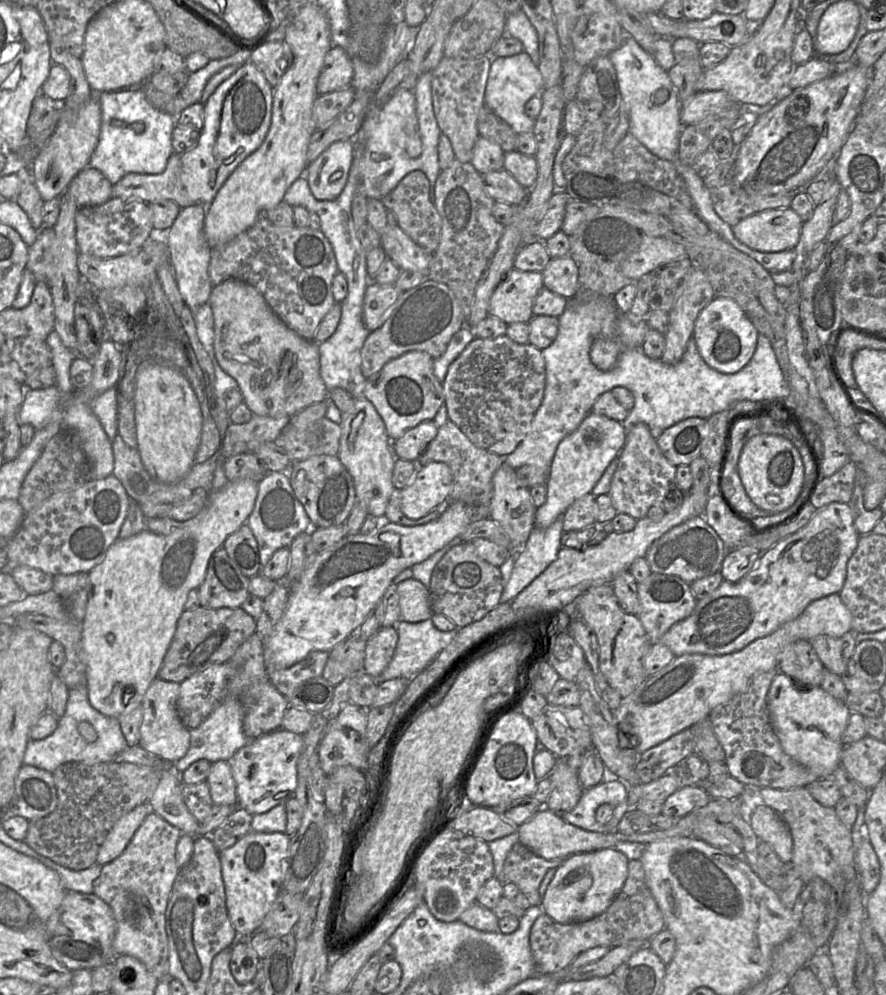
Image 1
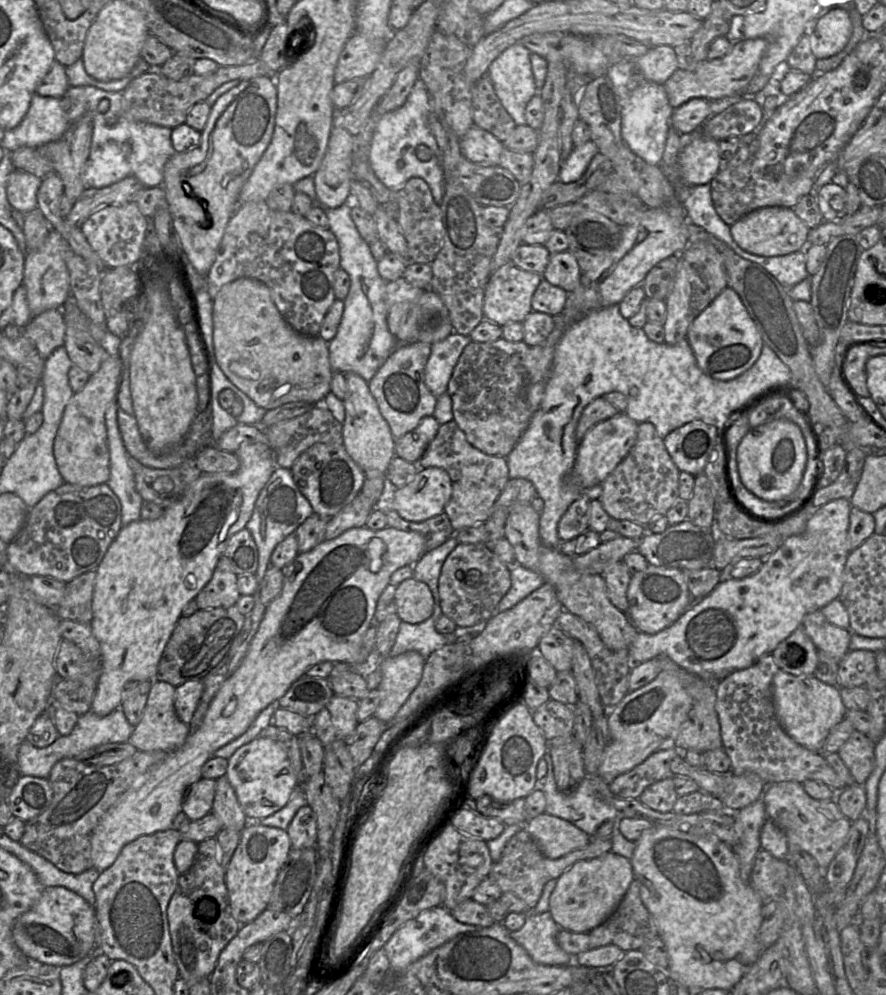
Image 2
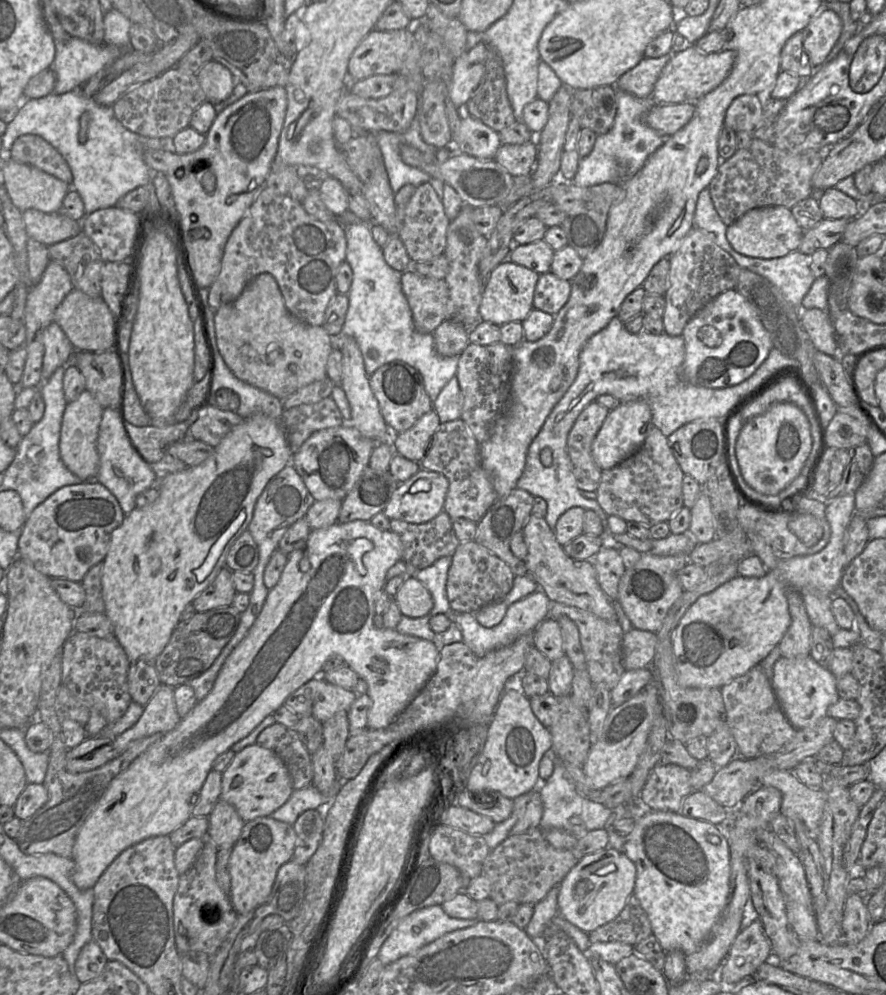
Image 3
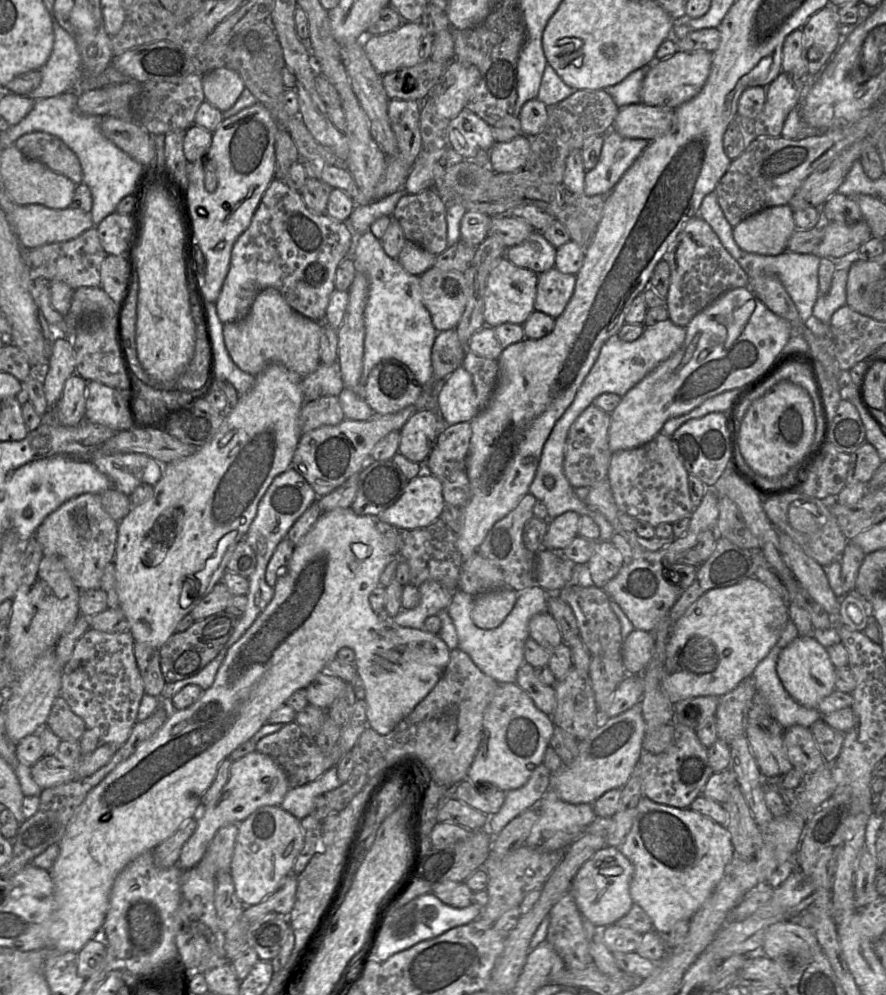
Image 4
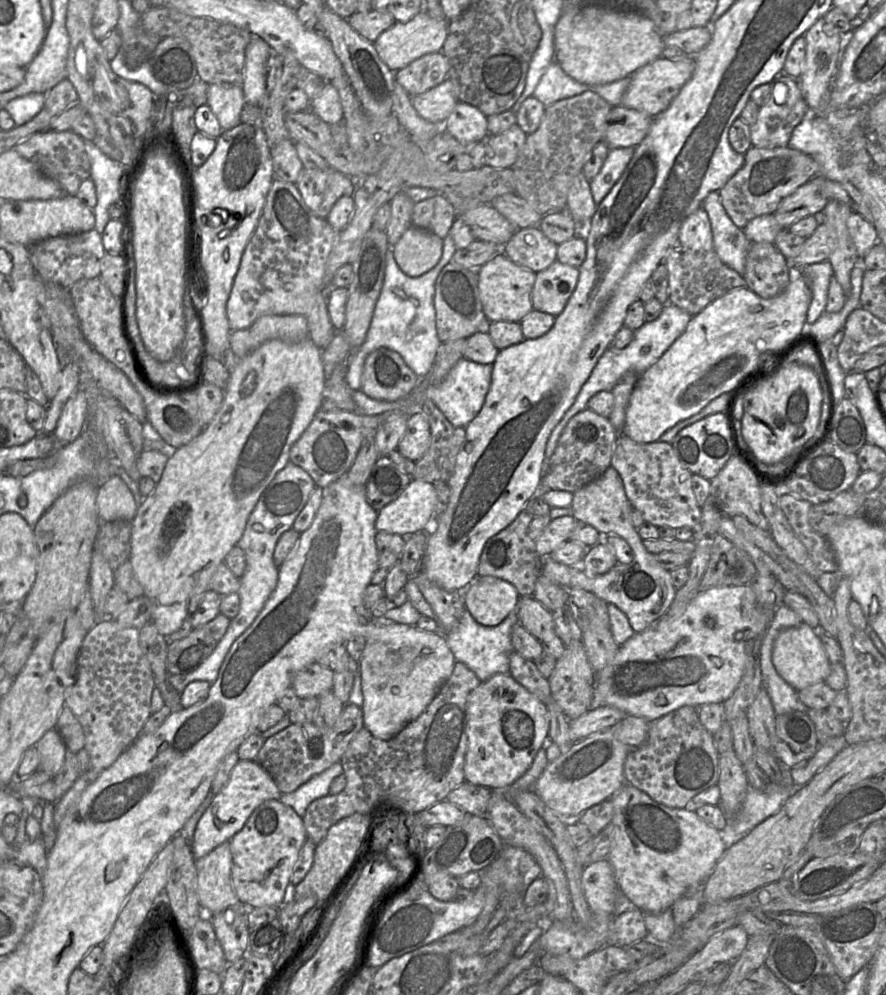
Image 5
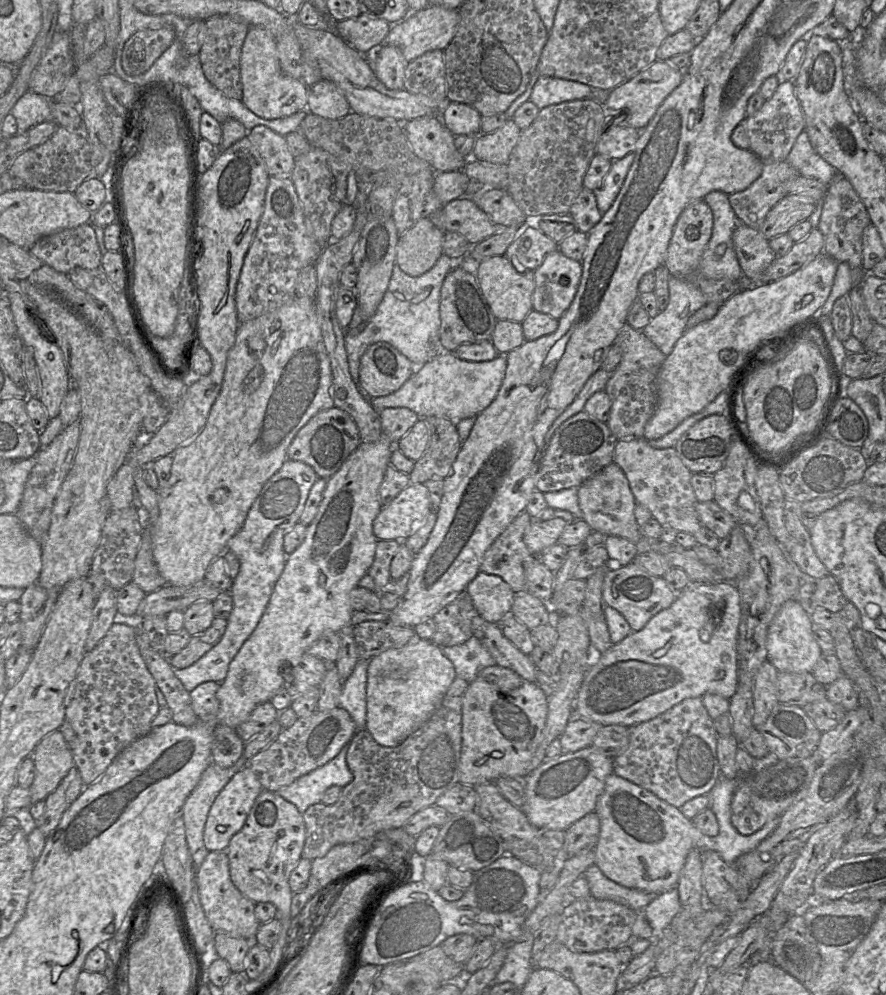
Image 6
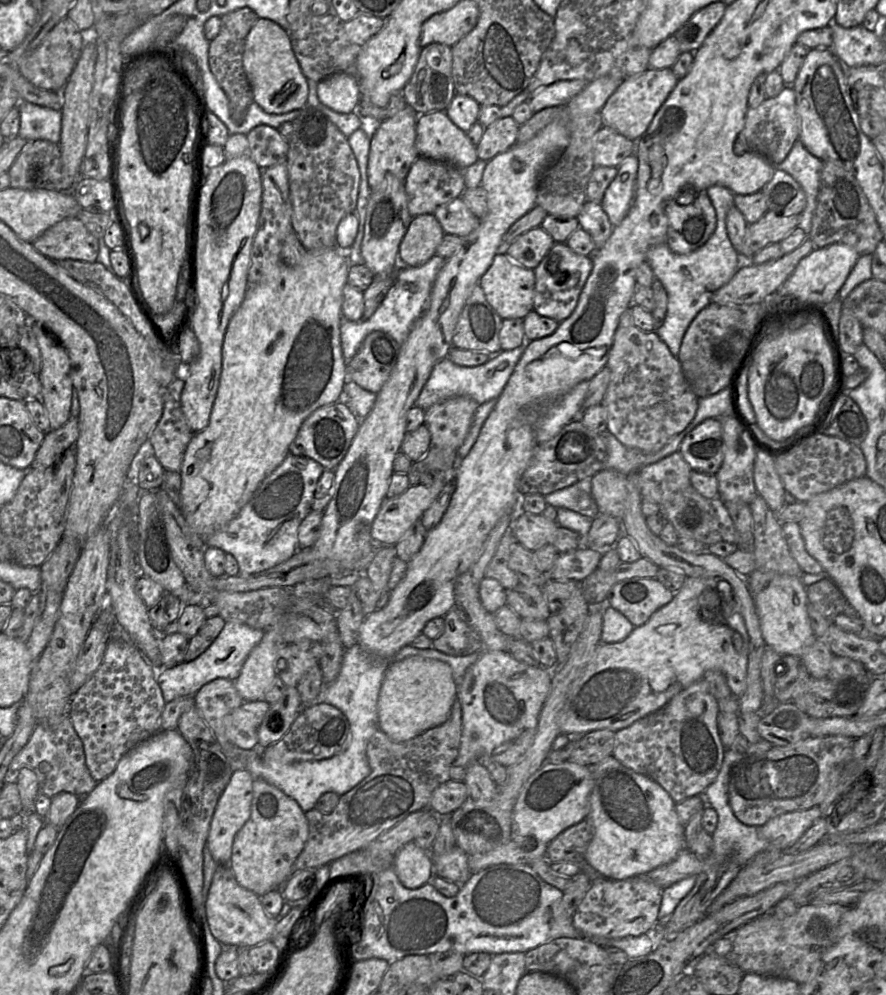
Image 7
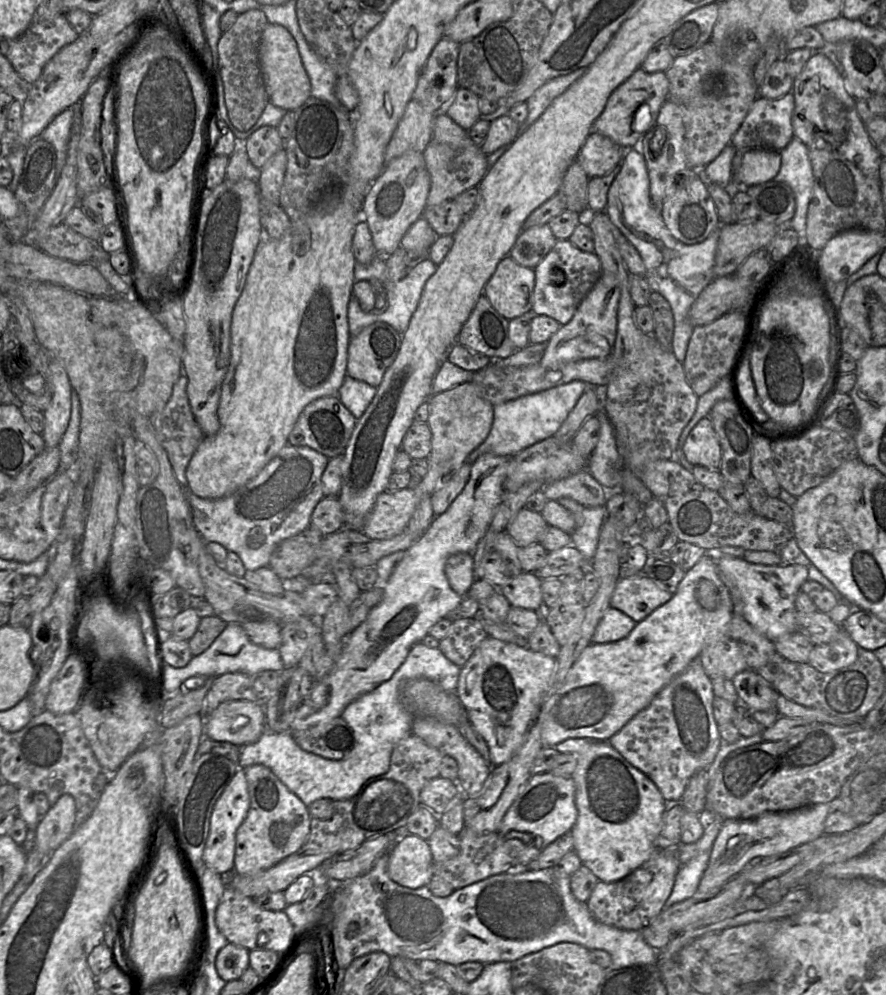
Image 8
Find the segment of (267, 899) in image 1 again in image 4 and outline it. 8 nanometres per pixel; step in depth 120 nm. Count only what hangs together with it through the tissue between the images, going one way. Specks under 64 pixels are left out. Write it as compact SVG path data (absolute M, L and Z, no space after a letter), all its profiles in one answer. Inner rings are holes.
M263 806L238 824L238 834L230 865L230 873L234 882L235 892L244 906L261 903L274 893L283 879L292 873L294 862L304 846L304 834L301 820L279 806Z

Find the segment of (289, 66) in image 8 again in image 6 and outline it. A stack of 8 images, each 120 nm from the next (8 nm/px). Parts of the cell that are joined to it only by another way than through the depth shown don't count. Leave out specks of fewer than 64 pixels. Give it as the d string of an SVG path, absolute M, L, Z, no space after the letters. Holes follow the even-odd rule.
M250 27L240 58L242 102L257 116L276 119L307 109L309 88L302 80L285 75L280 67L276 39L262 27Z

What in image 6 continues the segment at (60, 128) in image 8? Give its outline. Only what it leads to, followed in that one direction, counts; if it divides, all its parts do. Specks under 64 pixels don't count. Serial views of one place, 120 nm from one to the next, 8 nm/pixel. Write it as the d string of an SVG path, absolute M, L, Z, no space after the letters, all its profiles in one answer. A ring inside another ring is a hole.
M31 90L14 105L11 114L15 117L18 133L23 133L43 122L54 121L51 100Z

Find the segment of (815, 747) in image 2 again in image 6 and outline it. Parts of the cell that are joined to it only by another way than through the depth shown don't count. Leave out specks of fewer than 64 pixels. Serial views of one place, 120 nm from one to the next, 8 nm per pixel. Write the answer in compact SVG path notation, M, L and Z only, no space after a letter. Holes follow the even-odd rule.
M796 599L787 600L777 612L768 627L768 660L778 672L812 672L822 650L813 633L813 622L809 609Z

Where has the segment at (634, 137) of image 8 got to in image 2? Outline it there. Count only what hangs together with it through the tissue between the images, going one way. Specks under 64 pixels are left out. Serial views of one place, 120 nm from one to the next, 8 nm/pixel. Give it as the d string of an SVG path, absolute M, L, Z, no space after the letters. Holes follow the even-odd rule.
M755 38L755 39L736 41L736 42L733 43L730 52L727 55L725 55L724 57L722 57L722 58L717 58L717 59L713 59L713 60L705 59L705 60L699 62L697 64L697 66L692 70L683 70L683 69L678 68L671 75L671 77L668 78L665 81L665 83L663 84L664 89L666 91L666 94L667 94L667 97L668 97L669 104L674 109L674 108L677 108L678 106L680 106L681 104L685 103L686 101L692 99L692 98L704 98L704 99L707 99L707 100L710 100L710 101L718 101L718 100L721 100L723 98L744 98L744 97L749 97L749 96L745 96L745 90L747 89L749 83L751 82L751 80L753 79L753 77L757 73L760 60L761 60L761 58L762 58L762 56L763 56L763 54L764 54L764 52L766 50L766 48L767 48L767 41L765 39L763 39L763 38Z

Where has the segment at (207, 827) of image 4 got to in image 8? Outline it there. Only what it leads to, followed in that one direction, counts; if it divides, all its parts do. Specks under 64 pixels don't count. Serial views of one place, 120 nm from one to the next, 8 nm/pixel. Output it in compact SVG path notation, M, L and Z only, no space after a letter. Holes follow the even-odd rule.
M238 768L216 801L210 818L210 831L203 852L203 863L221 875L234 872L236 831L247 816L250 807L248 784L244 768Z

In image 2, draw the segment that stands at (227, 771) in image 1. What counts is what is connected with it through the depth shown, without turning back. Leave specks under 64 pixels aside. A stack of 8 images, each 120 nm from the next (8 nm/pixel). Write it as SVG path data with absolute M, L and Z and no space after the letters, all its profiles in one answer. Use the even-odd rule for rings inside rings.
M226 775L216 780L212 812L218 818L222 829L241 832L246 826L246 815Z

